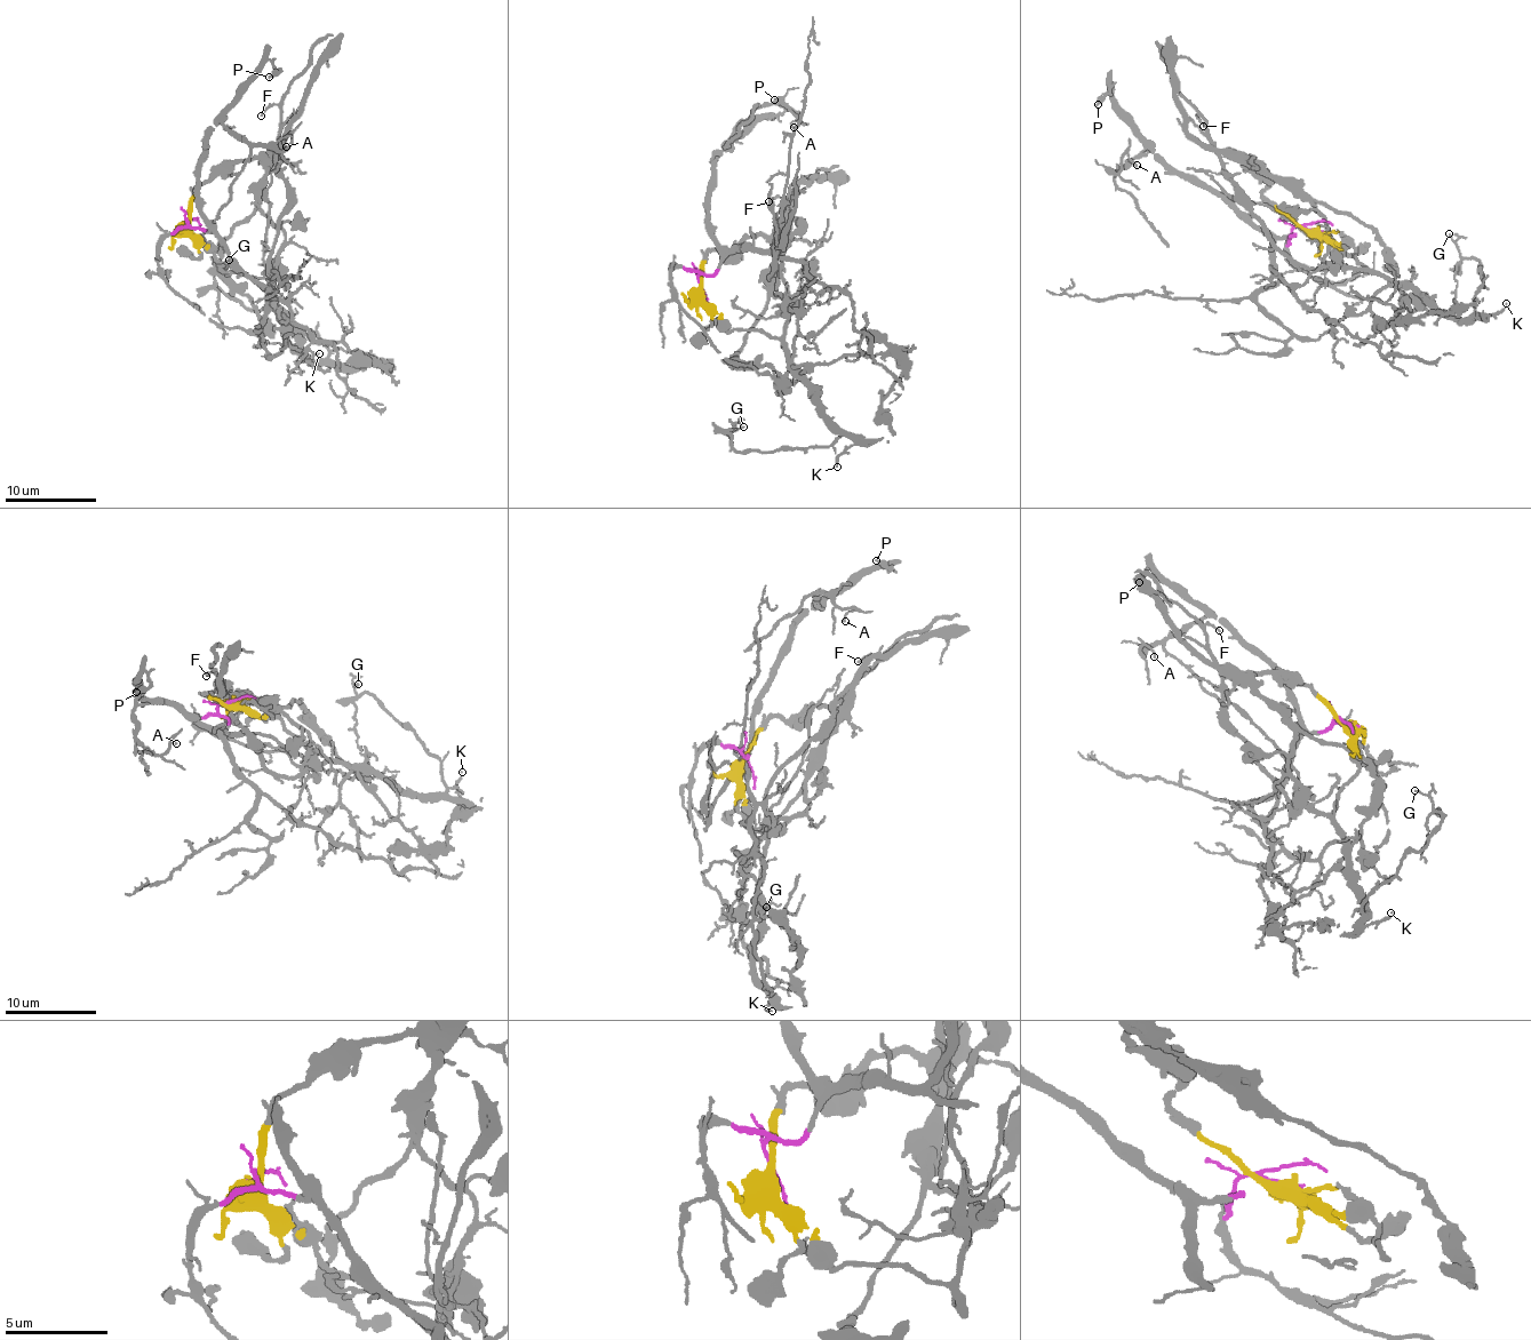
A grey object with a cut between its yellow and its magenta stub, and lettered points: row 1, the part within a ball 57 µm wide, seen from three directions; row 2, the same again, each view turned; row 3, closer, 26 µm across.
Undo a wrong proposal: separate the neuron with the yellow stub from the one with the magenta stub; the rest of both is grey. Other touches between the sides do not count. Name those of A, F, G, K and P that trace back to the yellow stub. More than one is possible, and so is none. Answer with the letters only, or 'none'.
F, G, K

